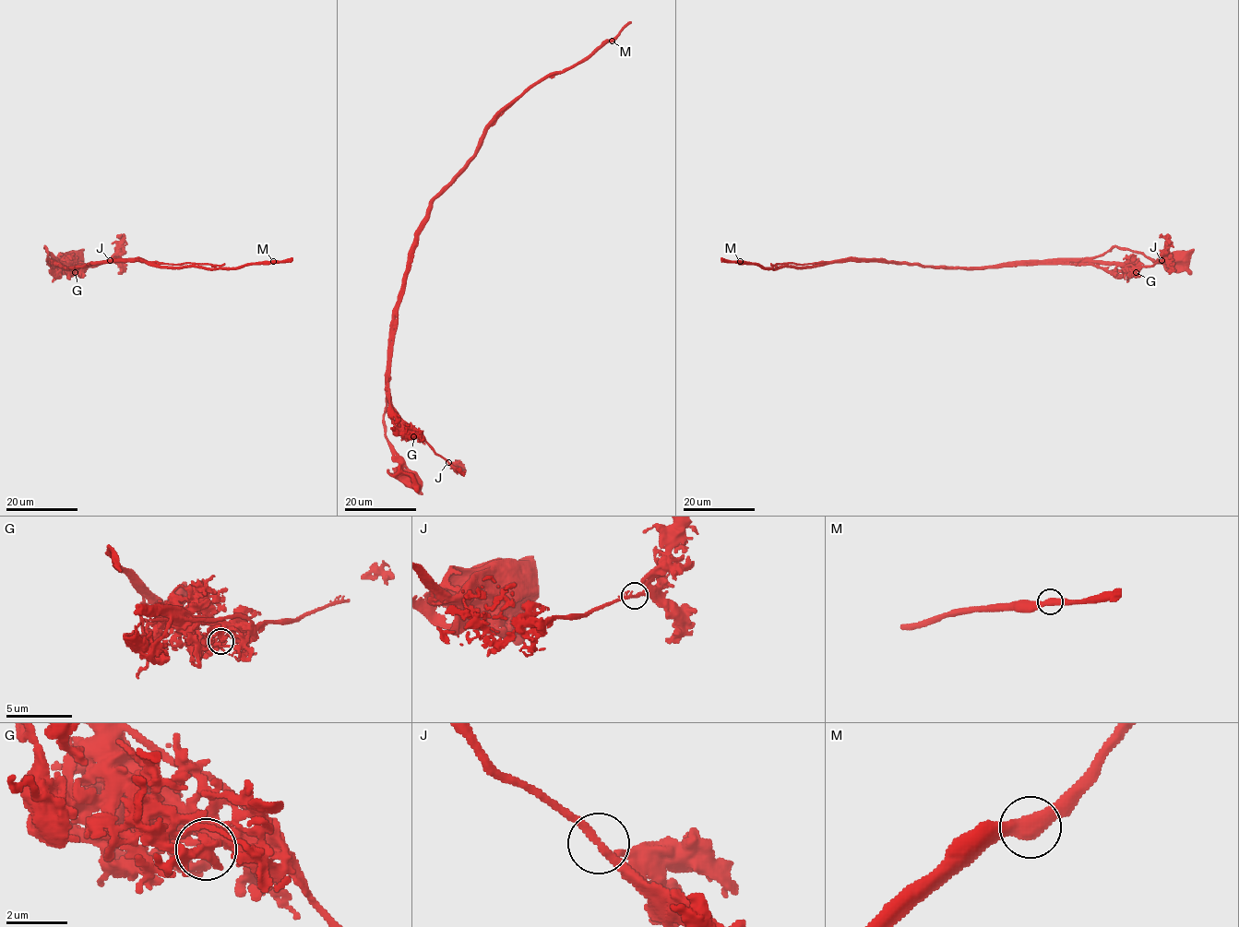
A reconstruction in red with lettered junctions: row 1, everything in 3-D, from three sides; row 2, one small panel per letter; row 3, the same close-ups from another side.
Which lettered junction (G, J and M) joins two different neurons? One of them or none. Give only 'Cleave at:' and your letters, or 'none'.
Cleave at: G

